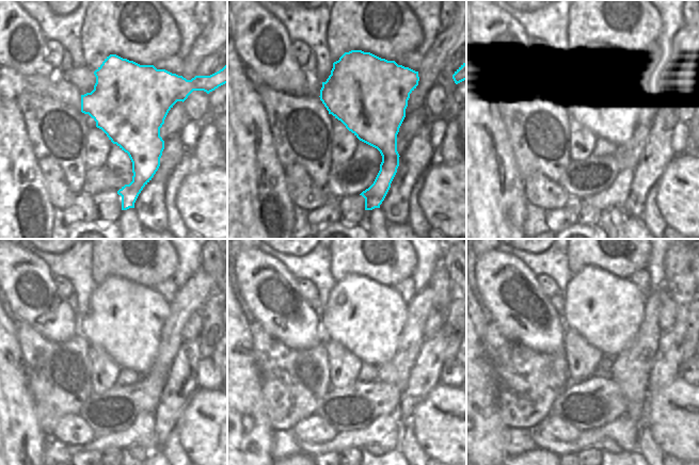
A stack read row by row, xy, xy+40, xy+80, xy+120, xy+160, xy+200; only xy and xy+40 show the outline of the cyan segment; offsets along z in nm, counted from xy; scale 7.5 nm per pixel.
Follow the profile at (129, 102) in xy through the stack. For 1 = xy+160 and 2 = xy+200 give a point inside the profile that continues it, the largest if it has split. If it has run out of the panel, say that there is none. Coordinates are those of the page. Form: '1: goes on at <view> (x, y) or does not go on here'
1: goes on at xy+160 (366, 317)
2: goes on at xy+200 (606, 310)

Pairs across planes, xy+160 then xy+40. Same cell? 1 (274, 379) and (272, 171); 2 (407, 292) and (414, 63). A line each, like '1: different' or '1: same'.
1: different
2: same

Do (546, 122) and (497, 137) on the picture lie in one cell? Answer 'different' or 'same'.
different

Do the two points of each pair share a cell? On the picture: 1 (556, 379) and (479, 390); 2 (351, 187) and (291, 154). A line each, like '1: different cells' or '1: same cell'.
1: different cells
2: different cells

